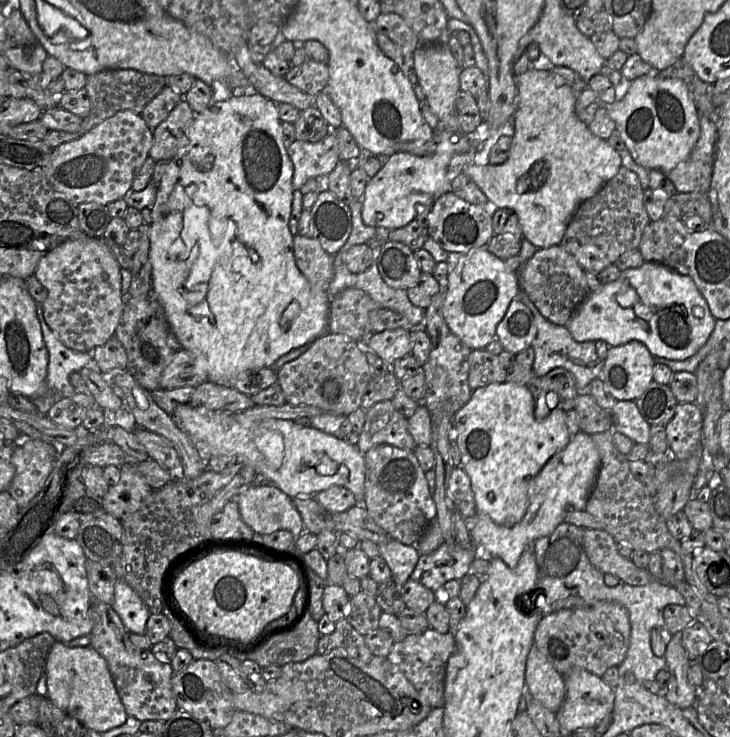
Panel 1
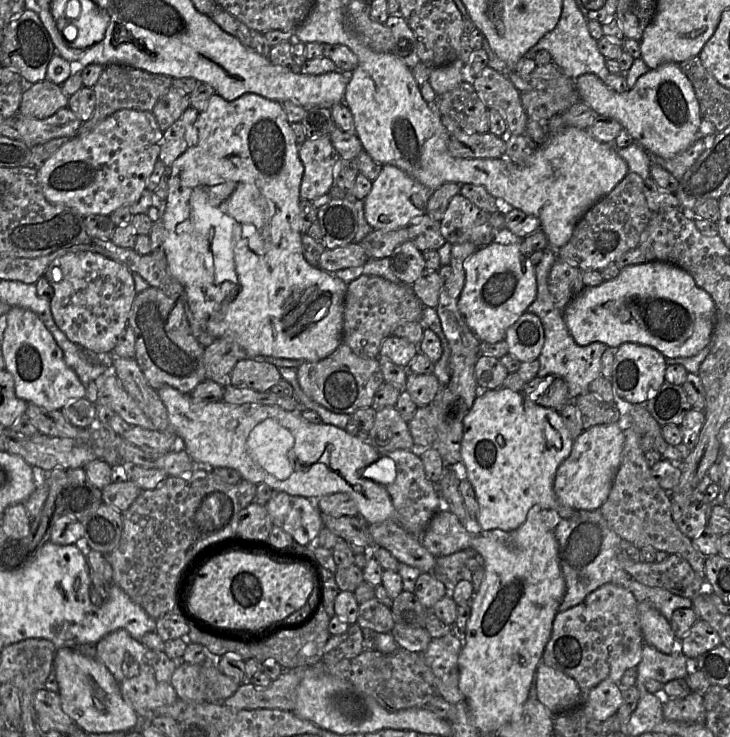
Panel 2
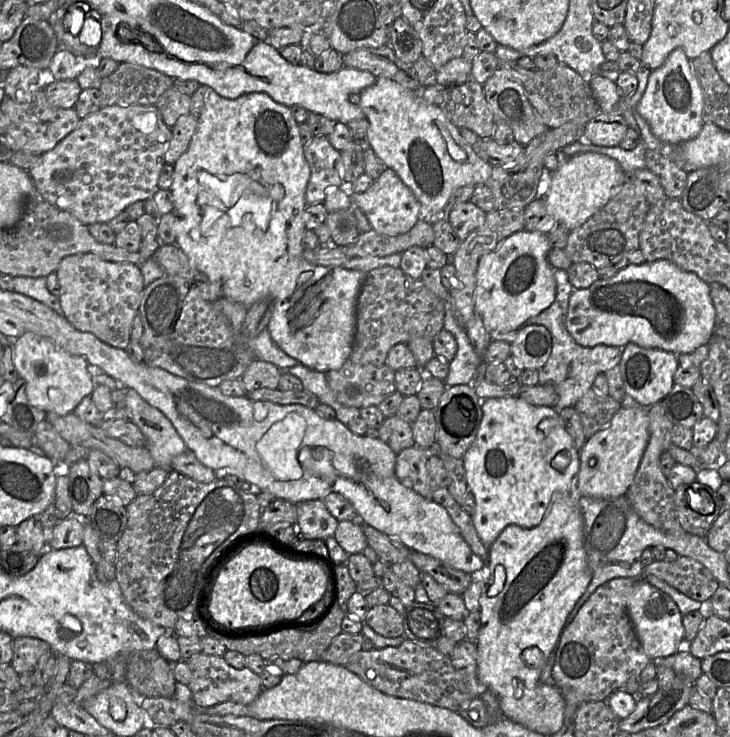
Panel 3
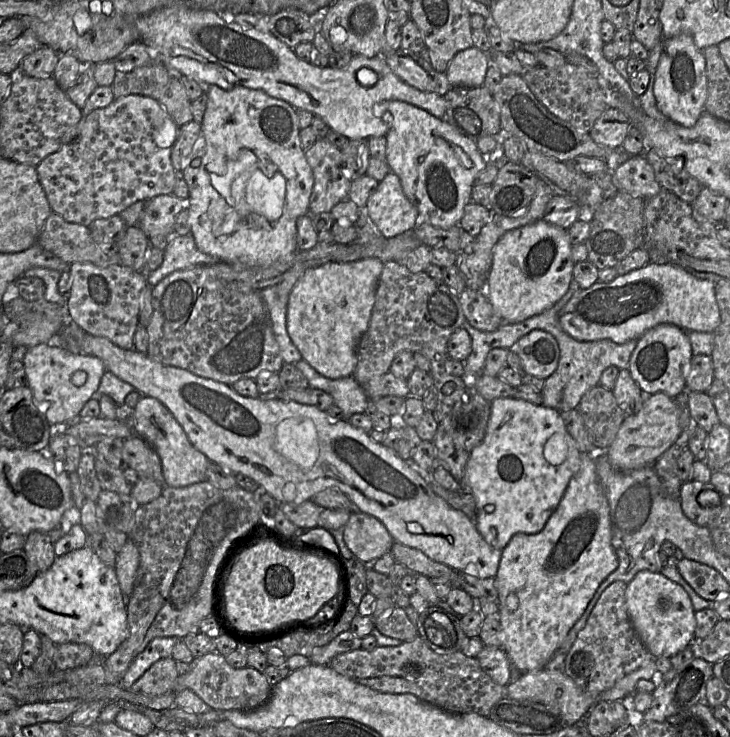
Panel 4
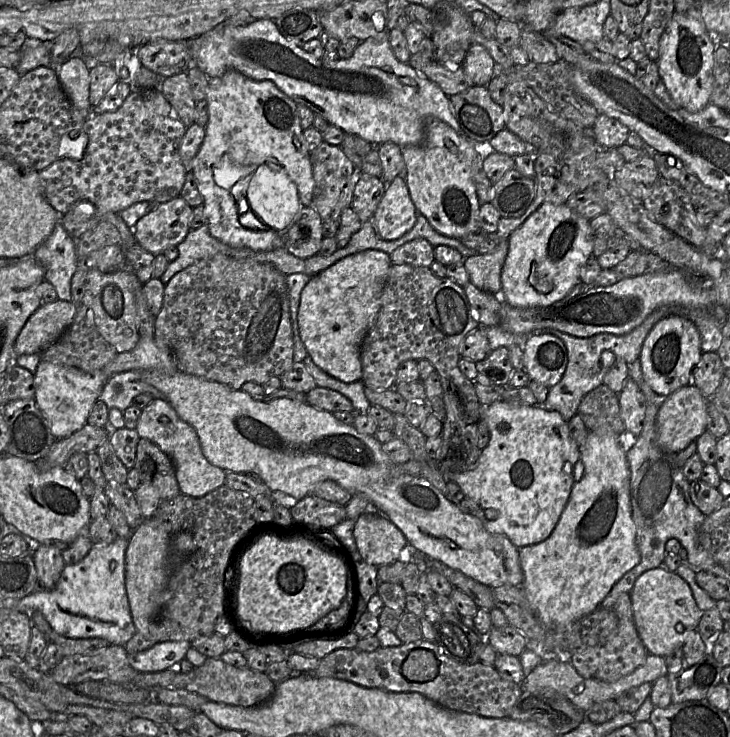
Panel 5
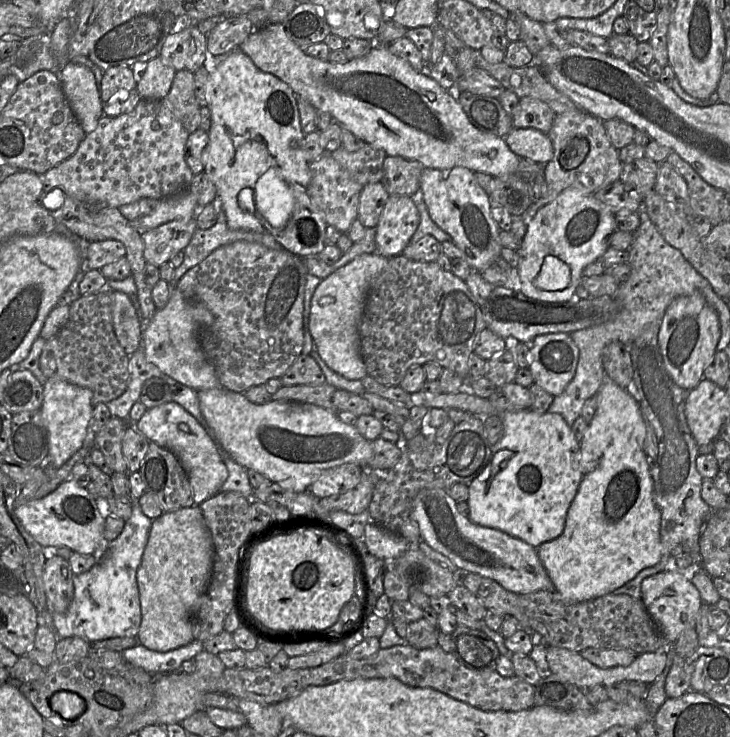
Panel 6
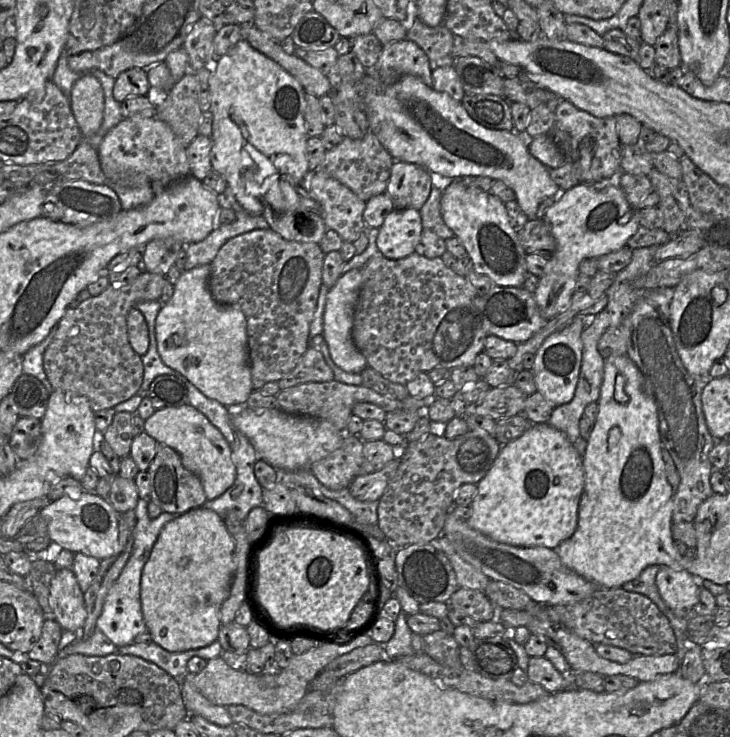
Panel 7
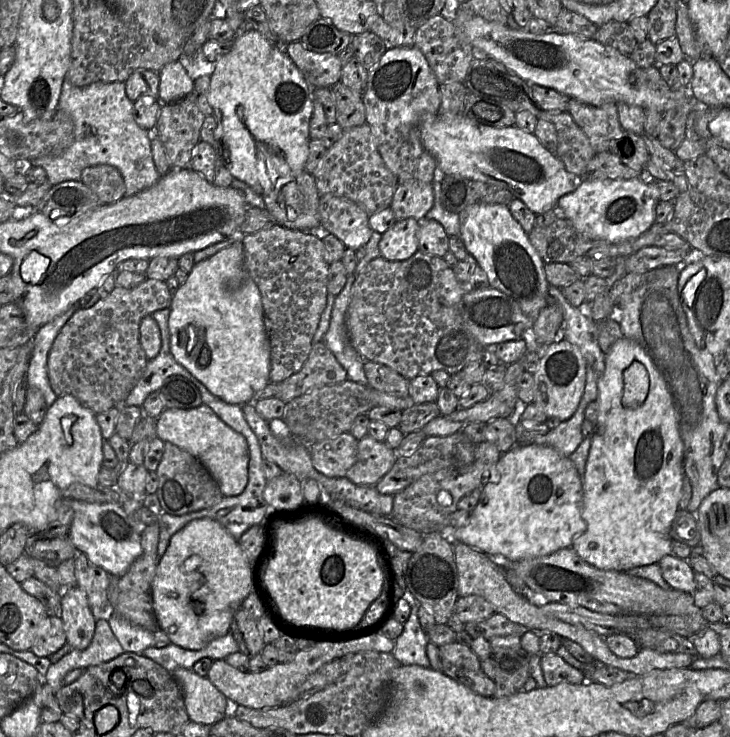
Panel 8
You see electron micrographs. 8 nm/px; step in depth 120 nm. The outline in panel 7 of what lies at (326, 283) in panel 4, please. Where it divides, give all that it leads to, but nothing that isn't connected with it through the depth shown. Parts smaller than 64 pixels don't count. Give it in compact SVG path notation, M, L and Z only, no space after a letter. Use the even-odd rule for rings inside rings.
M351 269L342 274L329 289L324 311L323 338L327 343L334 363L348 373L361 373L367 366L365 356L359 351L352 338L354 313L362 284L361 269Z

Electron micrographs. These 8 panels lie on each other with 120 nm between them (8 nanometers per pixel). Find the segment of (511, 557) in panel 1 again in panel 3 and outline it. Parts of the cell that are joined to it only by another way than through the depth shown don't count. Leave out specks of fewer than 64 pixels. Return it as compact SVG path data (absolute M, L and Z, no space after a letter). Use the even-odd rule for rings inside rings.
M621 408L607 427L587 439L579 451L580 468L576 484L582 496L614 499L625 495L633 482L650 438L647 408Z

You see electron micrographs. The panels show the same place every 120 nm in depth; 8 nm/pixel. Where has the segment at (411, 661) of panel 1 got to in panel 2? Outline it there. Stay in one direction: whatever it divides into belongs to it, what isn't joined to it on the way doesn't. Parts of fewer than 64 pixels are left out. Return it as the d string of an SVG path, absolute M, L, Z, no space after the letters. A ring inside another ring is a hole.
M450 633L440 638L433 638L424 652L416 652L422 653L425 663L434 673L440 697L452 705L465 701L465 696L459 689L458 659L462 647L463 642L458 636Z

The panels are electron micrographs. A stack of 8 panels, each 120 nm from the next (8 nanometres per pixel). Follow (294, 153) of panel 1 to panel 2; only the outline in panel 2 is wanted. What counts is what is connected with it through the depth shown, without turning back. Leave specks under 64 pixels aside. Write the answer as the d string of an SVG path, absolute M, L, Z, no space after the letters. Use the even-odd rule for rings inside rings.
M330 137L307 138L299 145L298 154L304 166L300 185L301 199L313 201L329 194L334 185L336 169L341 159Z

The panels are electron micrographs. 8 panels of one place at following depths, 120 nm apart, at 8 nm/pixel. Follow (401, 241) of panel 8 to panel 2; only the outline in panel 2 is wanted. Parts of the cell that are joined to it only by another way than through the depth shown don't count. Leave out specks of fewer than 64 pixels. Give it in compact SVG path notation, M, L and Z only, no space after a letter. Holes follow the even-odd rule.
M385 164L378 177L372 181L369 194L364 199L364 215L373 230L392 231L405 228L412 220L425 214L432 190L419 183L396 166Z

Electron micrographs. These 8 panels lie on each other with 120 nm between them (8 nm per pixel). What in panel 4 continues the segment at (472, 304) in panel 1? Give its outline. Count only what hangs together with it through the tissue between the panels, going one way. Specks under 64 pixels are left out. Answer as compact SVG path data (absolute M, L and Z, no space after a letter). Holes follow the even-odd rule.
M543 219L506 232L492 249L486 296L503 323L519 323L552 307L569 289L575 263L571 259L567 231Z

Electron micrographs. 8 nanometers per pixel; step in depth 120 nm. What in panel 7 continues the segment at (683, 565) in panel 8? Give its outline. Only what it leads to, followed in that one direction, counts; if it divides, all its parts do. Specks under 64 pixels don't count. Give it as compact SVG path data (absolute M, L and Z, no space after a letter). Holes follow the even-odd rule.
M661 566L656 576L661 598L672 612L681 618L689 618L693 606L699 601L699 587L693 576L685 570Z

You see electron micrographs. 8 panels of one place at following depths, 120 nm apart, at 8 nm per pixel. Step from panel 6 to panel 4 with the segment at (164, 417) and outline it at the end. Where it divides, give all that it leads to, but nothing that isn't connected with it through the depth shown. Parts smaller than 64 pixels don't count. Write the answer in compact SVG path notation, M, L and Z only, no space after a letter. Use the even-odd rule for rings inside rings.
M141 395L134 412L134 435L147 442L158 454L167 486L179 488L206 481L210 460L191 444L181 425L162 403L155 398Z

